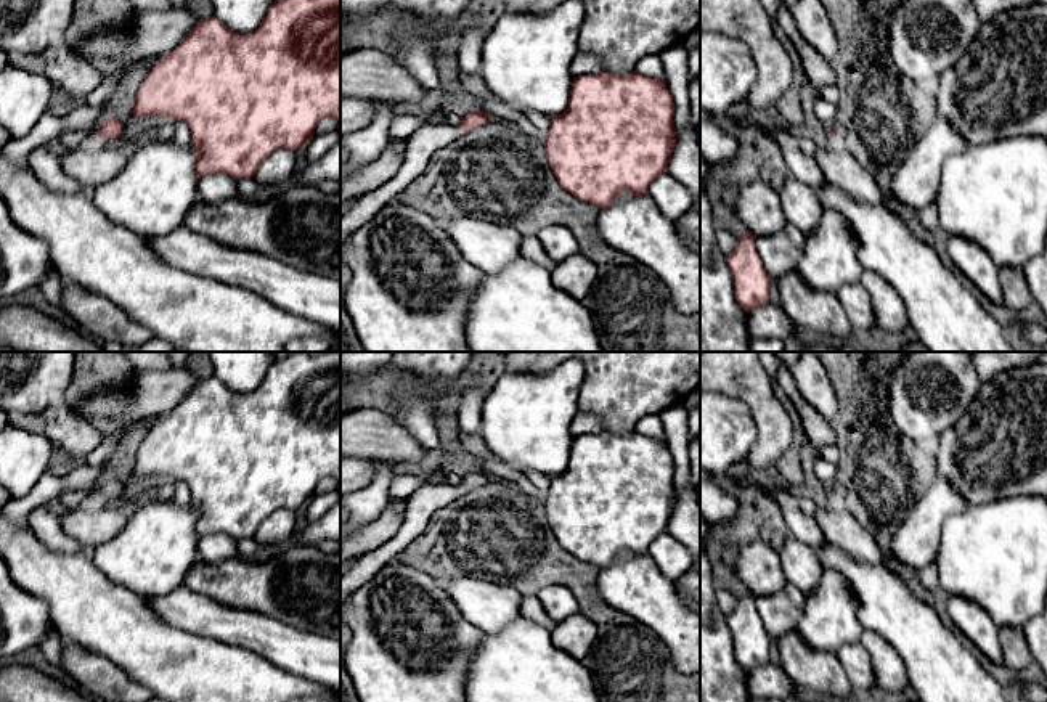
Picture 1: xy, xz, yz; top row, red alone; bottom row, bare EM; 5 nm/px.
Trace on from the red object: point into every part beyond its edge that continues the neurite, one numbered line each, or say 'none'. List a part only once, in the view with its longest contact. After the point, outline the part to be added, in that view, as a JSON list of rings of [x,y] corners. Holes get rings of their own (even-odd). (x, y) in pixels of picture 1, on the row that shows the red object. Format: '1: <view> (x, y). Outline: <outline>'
1: xy (69, 138). Outline: [[[98,127],[74,129],[74,130],[69,129],[59,132],[56,138],[64,146],[64,149],[69,151],[69,149],[82,148],[98,140],[100,129]]]

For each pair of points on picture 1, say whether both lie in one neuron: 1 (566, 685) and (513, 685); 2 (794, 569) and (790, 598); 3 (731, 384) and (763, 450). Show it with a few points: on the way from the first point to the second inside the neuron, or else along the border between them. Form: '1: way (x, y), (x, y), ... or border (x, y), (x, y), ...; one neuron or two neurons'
1: way (553, 685), (525, 685); one neuron
2: border (786, 582), (792, 583), (805, 596); two neurons
3: way (749, 394), (765, 410), (765, 432); one neuron

